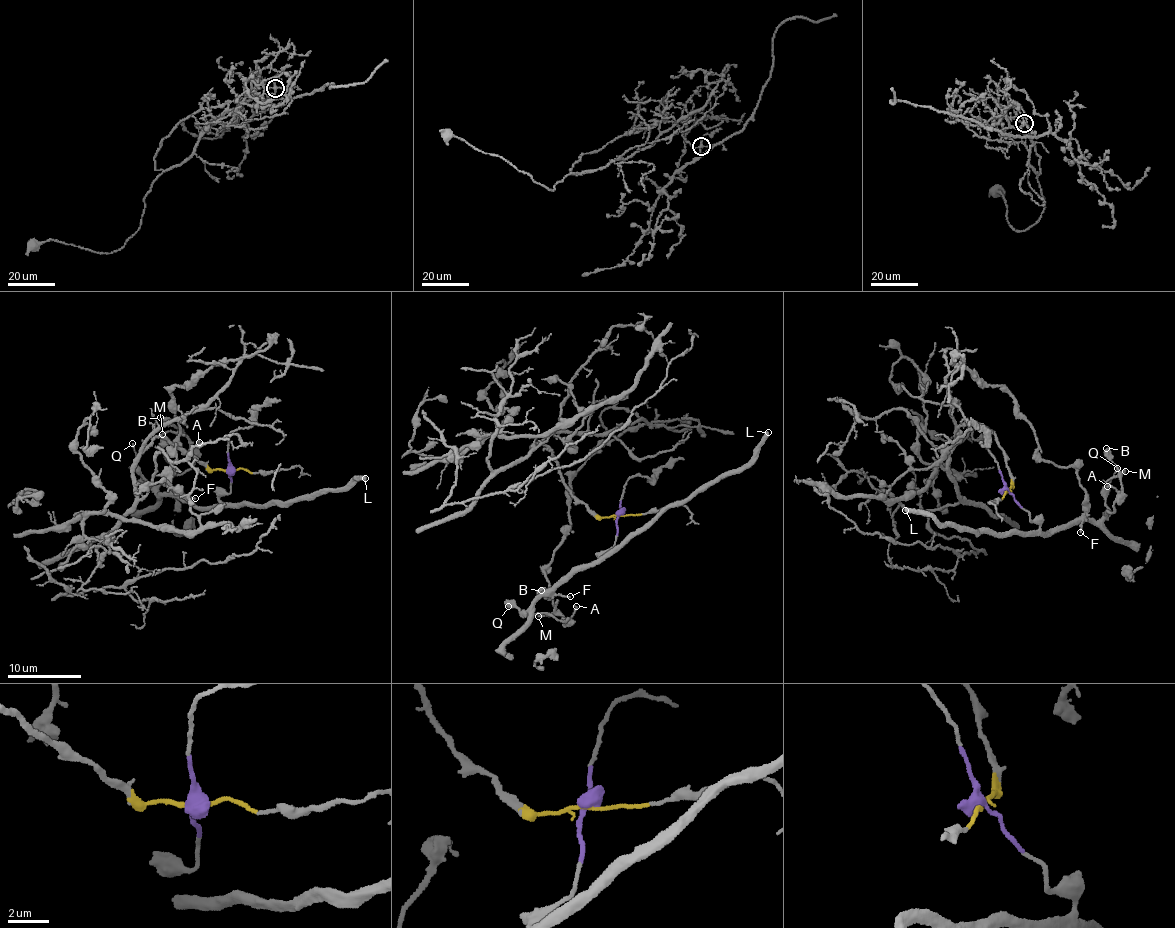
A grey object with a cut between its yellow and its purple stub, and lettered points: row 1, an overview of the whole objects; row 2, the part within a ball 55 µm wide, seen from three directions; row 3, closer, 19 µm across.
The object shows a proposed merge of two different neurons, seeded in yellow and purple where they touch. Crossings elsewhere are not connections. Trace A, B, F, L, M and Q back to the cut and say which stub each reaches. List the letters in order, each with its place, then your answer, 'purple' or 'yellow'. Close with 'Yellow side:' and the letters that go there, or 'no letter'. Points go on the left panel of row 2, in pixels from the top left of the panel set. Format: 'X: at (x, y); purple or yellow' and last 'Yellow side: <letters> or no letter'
A: at (199, 442); purple
B: at (160, 417); purple
F: at (195, 498); purple
L: at (365, 478); purple
M: at (162, 434); purple
Q: at (132, 443); purple
Yellow side: no letter

